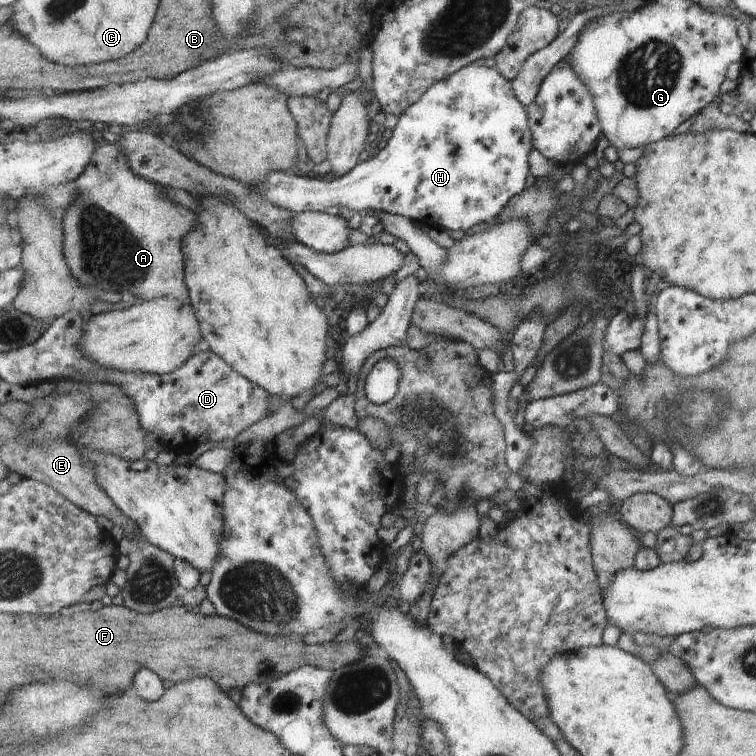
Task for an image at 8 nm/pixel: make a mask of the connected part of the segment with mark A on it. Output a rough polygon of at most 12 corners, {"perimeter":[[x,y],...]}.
{"perimeter":[[99,146],[65,212],[86,286],[188,301],[198,213]]}

